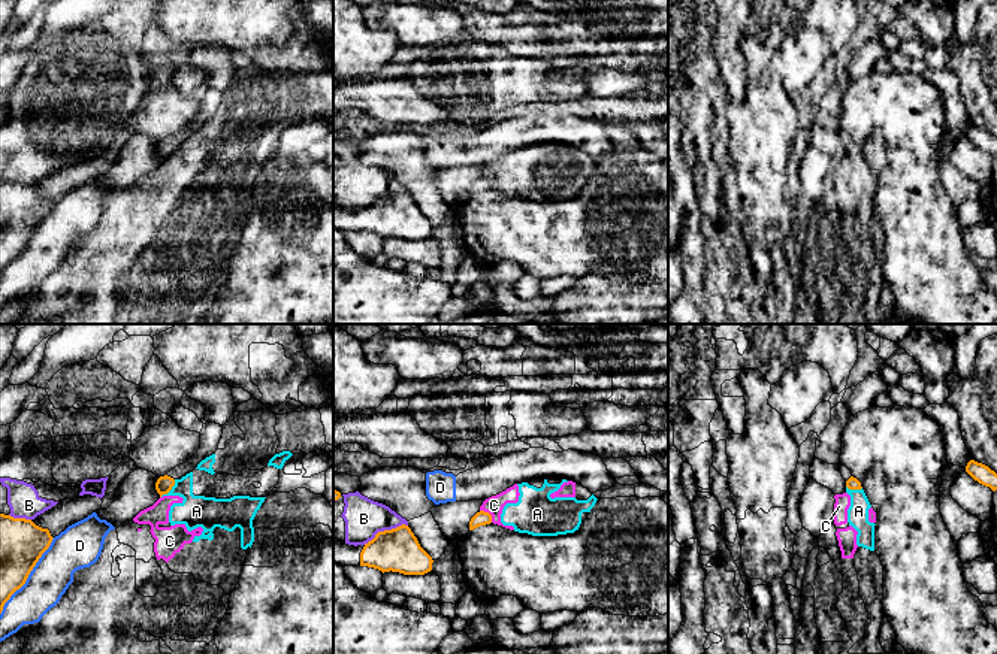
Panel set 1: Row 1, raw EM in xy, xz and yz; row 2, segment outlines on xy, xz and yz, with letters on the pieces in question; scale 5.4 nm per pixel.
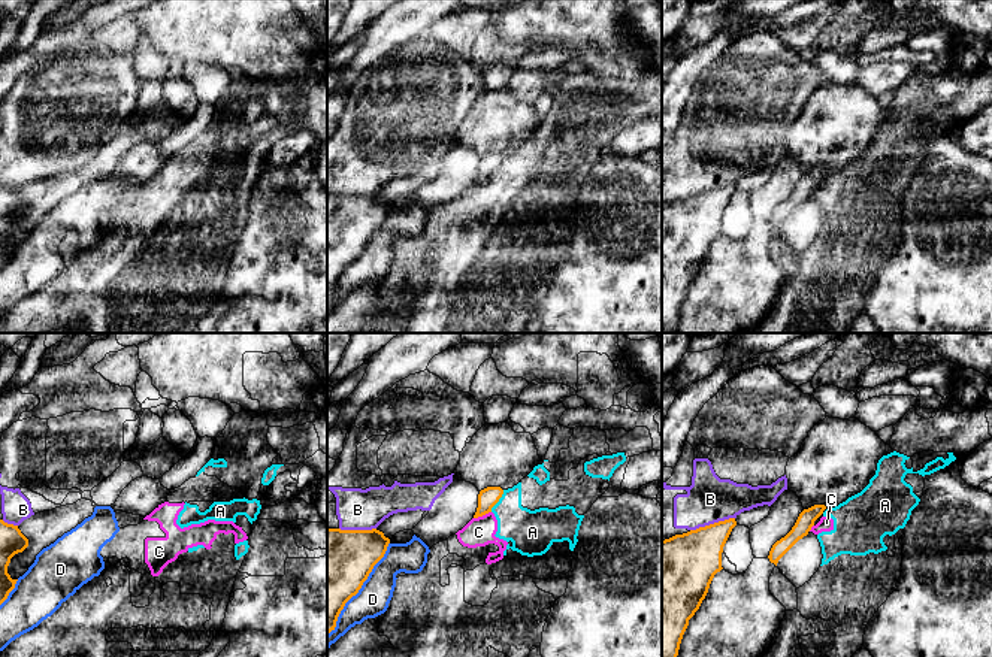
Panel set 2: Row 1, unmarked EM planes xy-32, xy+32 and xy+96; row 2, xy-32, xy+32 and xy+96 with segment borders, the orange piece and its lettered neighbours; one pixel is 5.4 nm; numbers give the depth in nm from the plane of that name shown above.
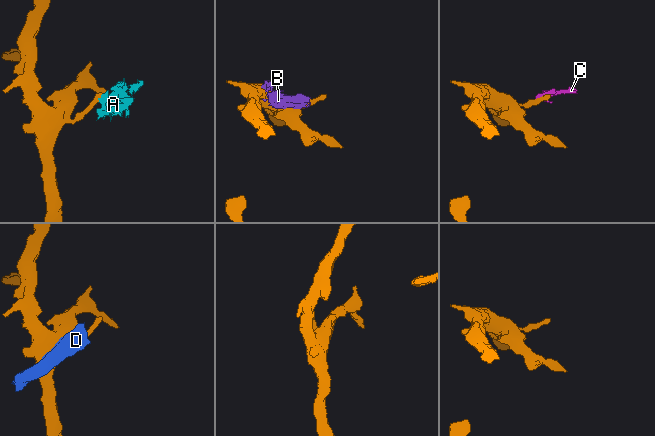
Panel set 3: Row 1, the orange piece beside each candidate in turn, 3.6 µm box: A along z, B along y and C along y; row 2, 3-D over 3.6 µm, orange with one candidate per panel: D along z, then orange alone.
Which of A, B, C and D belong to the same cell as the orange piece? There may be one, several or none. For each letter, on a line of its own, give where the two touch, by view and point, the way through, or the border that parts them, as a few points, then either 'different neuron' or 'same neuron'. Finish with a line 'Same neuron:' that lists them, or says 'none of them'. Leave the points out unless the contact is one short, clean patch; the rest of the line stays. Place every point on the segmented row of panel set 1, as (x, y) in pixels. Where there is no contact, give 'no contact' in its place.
A: xy (169, 490) | along xy (175, 480), (175, 484), (160, 496) | different neuron
B: xz (384, 530) | different neuron
C: xz (489, 514) | along xz (480, 509), (486, 511), (492, 521) | different neuron
D: xy (27, 577) | different neuron
Same neuron: none of them

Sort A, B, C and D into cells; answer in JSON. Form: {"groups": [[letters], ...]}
{"groups": [["A", "C"], ["B"], ["D"]]}

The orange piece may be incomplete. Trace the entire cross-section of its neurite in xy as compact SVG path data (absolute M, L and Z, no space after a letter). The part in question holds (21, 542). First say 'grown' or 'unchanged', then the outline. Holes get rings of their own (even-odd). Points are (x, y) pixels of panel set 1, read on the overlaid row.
unchanged; M0 514L0 614L10 596L19 590L52 536L31 520Z

